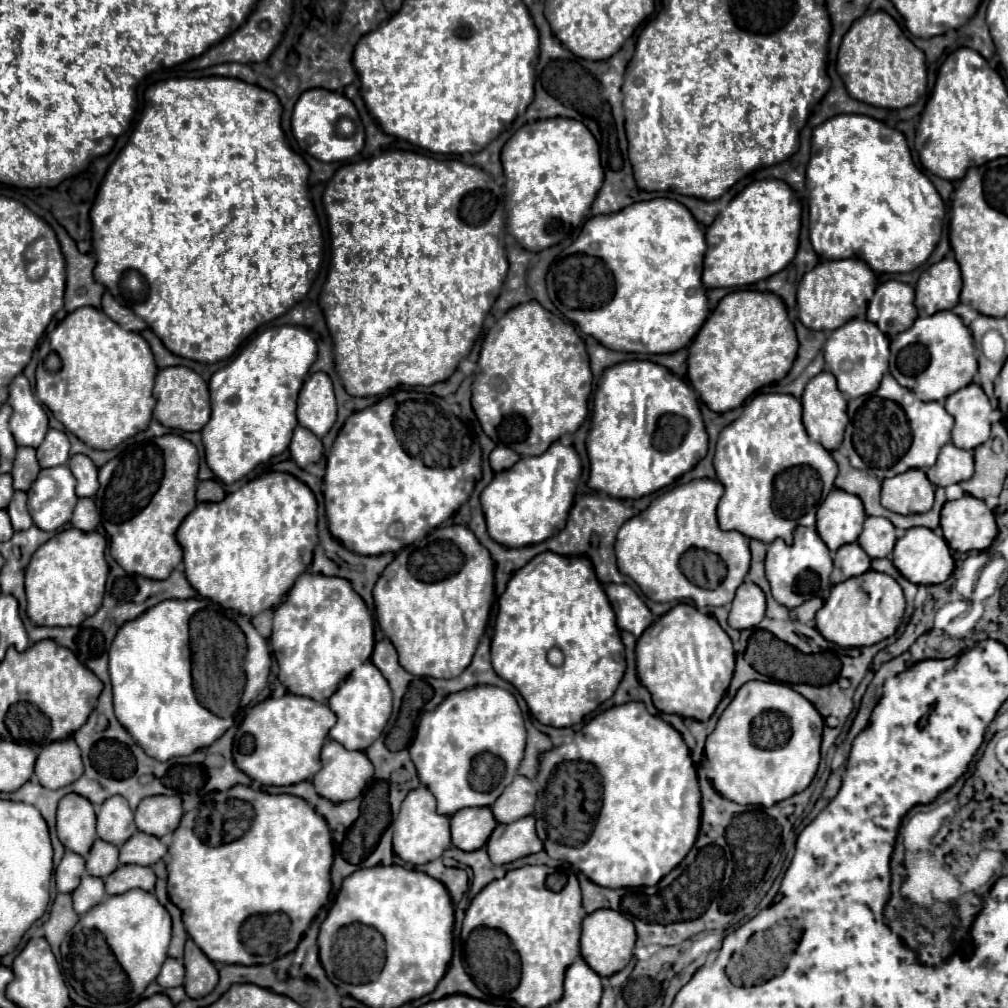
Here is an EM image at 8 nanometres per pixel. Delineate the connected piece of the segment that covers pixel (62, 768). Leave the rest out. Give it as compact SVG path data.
M73 738L47 744L35 764L35 778L49 790L73 784L83 774L81 750Z

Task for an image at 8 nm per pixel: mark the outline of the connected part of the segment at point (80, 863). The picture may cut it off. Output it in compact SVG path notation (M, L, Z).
M65 852L63 860L55 870L55 884L59 892L73 892L79 886L81 876L85 874L85 860L75 852Z

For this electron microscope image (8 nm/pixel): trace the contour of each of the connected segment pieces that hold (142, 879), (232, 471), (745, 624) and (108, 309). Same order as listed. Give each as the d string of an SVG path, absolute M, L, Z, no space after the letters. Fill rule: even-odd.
M119 866L111 878L105 878L107 894L125 894L133 888L151 892L155 888L155 872L147 866Z
M279 326L259 332L225 368L211 376L211 420L201 436L207 466L223 484L241 480L289 446L297 426L297 394L315 360L317 344L305 328Z
M745 580L737 588L737 596L729 612L729 626L735 630L755 628L763 620L763 616L765 616L765 594L751 580Z
M109 292L103 294L103 312L105 312L111 320L115 320L121 328L125 328L125 330L141 332L141 330L147 328L147 324L145 324L141 318L137 318L131 310L127 310L127 308L121 306L115 298L111 298Z

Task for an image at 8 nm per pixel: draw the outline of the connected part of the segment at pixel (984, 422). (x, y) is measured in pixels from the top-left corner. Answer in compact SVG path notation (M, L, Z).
M969 384L957 390L945 400L945 410L955 418L953 438L955 446L963 450L973 450L987 442L991 432L991 404L985 392L977 384Z

